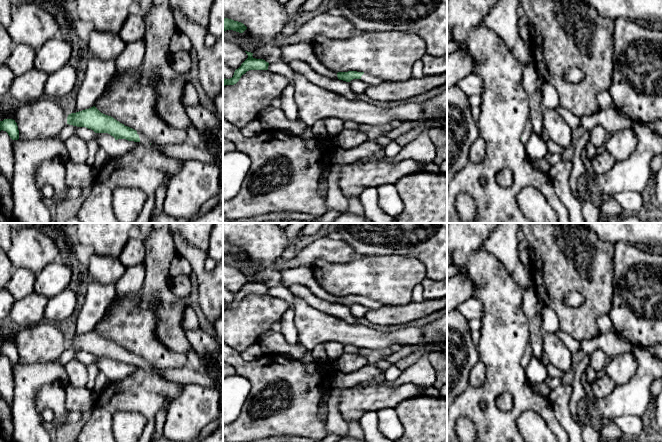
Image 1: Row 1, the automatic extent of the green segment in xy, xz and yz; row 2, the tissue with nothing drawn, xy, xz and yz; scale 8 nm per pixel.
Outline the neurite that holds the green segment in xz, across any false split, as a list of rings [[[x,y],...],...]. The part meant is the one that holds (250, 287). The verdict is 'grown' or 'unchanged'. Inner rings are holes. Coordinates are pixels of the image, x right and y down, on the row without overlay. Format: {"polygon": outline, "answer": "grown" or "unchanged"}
{"polygon": [[[245,275],[248,282],[241,288],[241,290],[235,294],[234,299],[230,303],[223,301],[223,310],[236,308],[241,300],[249,294],[268,294],[269,287],[263,283],[256,283],[252,279],[253,277]]], "answer": "unchanged"}

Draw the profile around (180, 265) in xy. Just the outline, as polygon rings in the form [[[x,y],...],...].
[[[177,253],[170,265],[170,278],[180,275],[190,276],[191,273],[192,267],[189,261]]]

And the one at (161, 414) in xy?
[[[162,409],[159,410],[156,414],[156,427],[155,427],[155,433],[153,437],[153,441],[156,441],[158,438],[164,436],[164,425],[166,421],[166,415],[167,415],[167,410]]]

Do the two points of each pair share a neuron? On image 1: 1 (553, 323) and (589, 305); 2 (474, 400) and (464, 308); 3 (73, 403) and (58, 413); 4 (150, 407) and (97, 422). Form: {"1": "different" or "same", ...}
{"1": "different", "2": "different", "3": "different", "4": "same"}

